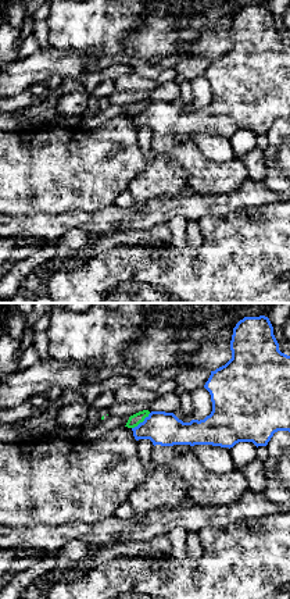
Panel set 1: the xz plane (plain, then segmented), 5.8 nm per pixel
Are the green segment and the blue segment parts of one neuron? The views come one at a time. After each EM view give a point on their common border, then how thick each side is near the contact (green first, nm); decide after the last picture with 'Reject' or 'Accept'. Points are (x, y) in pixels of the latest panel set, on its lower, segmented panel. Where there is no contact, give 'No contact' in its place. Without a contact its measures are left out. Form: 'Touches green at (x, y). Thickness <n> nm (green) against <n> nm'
Touches green at (140, 421). Thickness 70 nm (green) against 190 nm

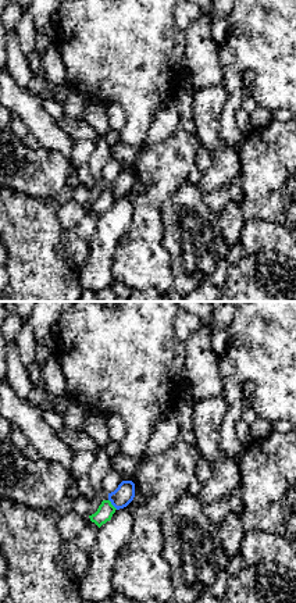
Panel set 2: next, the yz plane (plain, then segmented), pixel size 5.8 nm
Touches green at (111, 505). Thickness 90 nm (green) against 110 nm

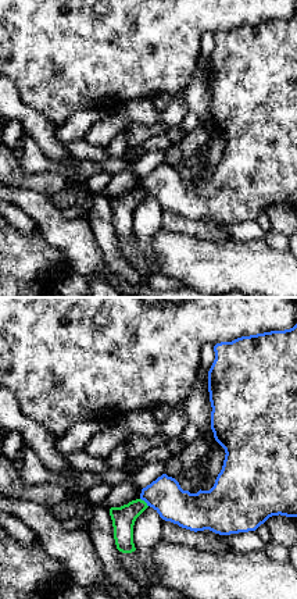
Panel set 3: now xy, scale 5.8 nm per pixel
Touches green at (145, 502). Thickness 140 nm (green) against 200 nm

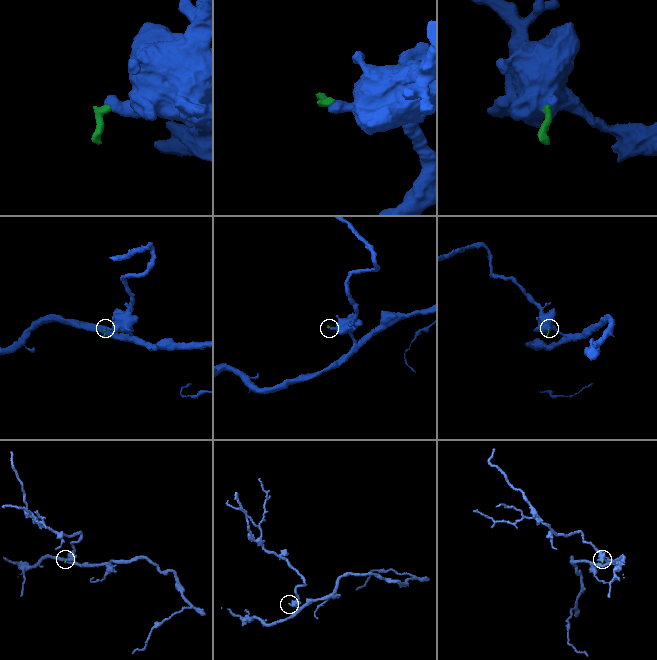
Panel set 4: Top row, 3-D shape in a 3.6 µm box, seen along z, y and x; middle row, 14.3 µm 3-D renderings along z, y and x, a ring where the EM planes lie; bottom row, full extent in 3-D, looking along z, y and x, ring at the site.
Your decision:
Reject

